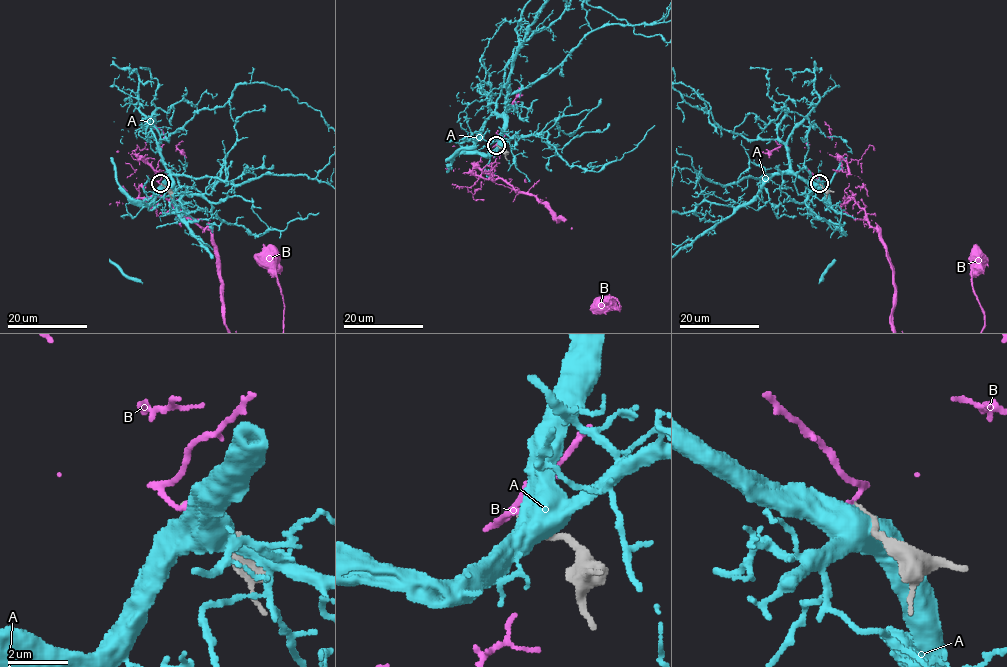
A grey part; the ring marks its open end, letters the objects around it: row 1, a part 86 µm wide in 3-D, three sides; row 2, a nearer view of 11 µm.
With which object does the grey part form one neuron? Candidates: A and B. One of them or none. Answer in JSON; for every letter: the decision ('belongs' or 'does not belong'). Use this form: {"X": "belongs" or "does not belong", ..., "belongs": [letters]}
{"A": "does not belong", "B": "does not belong", "belongs": []}

